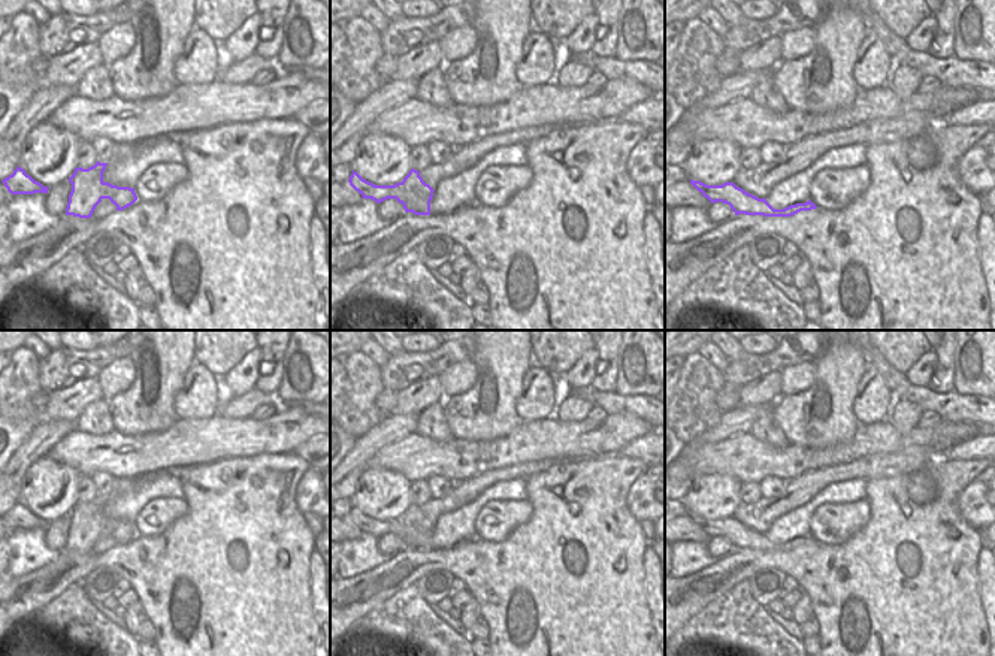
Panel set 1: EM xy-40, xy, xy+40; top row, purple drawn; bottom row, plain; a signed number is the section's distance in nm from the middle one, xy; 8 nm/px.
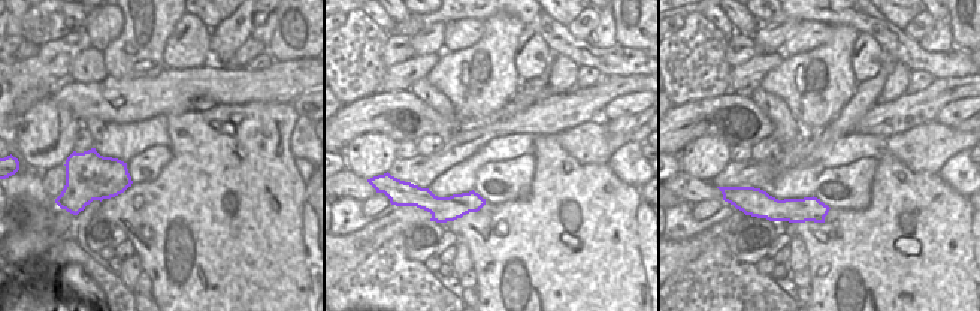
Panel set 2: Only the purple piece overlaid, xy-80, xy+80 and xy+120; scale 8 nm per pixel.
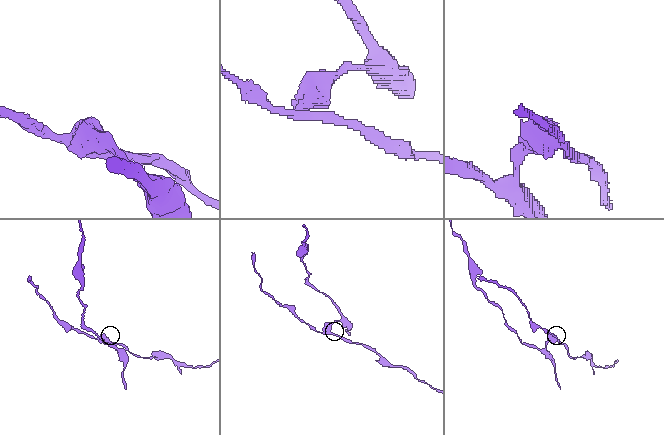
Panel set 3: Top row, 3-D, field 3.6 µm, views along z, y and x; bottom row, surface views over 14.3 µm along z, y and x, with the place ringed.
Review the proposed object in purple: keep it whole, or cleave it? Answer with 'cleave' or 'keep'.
cleave

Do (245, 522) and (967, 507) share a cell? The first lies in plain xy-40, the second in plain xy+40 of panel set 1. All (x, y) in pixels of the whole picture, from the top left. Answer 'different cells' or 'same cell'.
different cells

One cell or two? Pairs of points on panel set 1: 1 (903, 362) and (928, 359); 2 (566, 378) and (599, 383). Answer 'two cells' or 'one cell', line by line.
1: two cells
2: two cells

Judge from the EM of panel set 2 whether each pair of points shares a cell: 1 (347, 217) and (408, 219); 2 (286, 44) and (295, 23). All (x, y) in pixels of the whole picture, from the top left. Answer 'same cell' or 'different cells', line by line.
1: different cells
2: same cell

